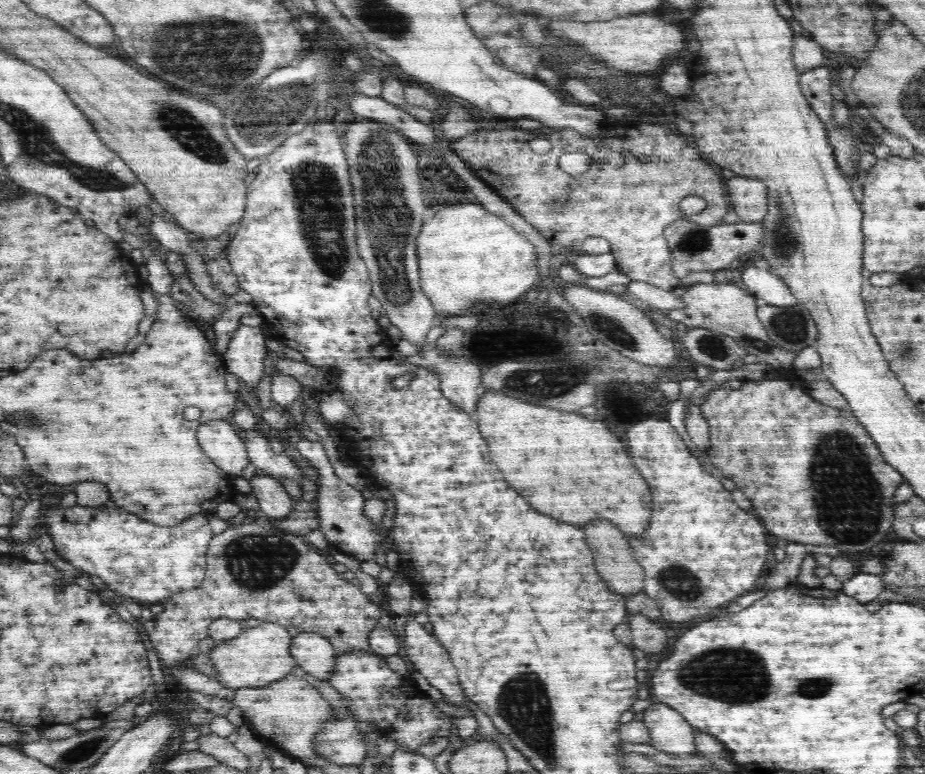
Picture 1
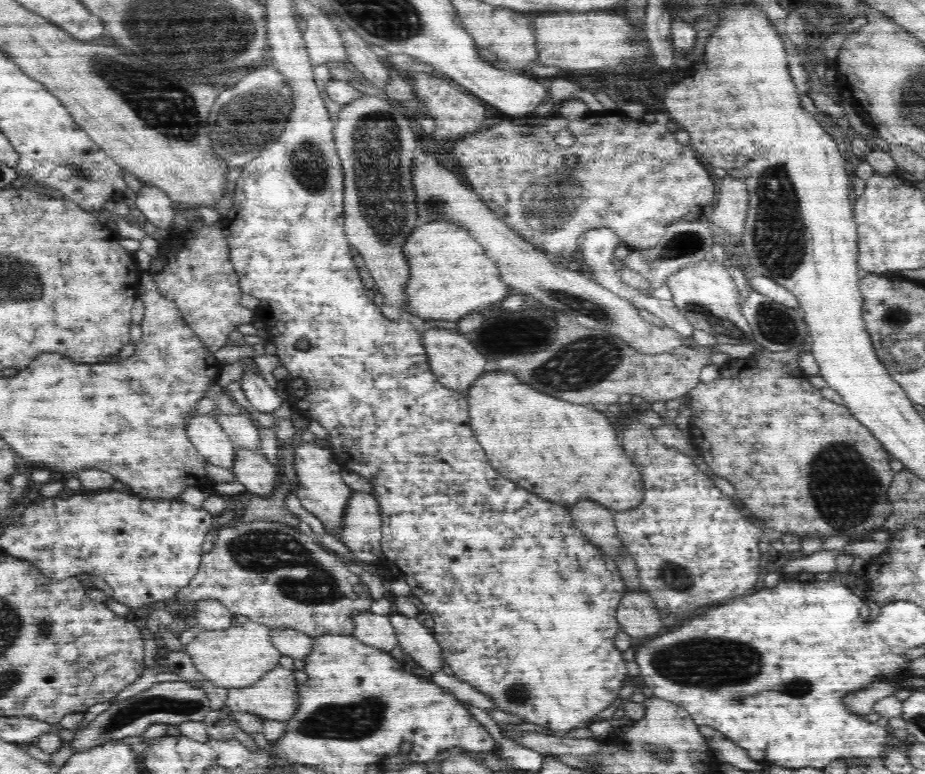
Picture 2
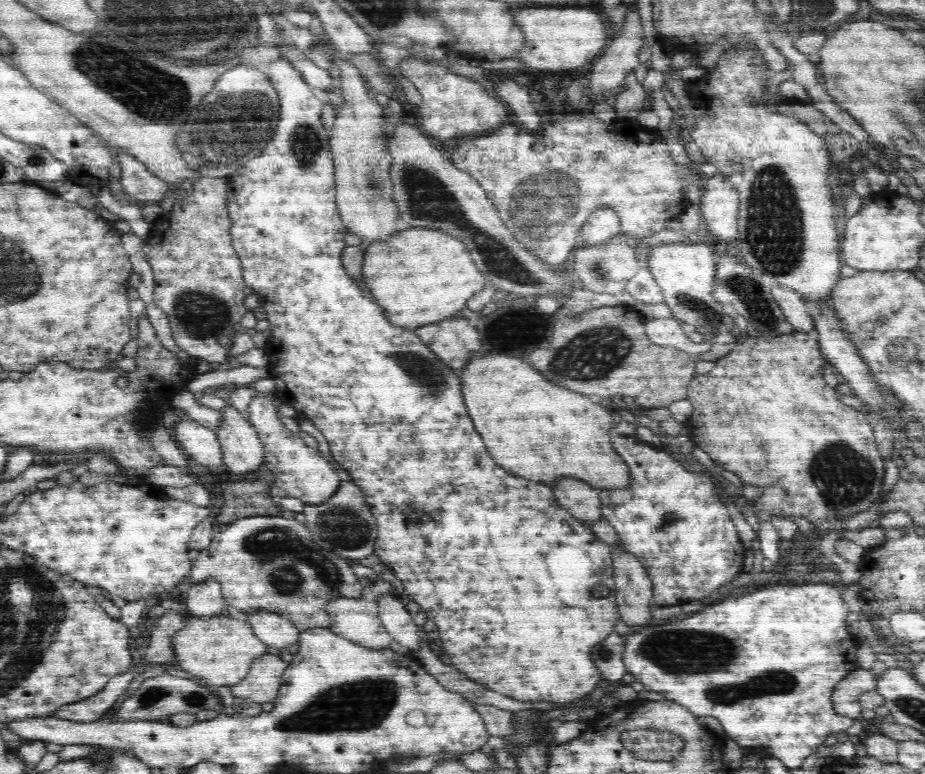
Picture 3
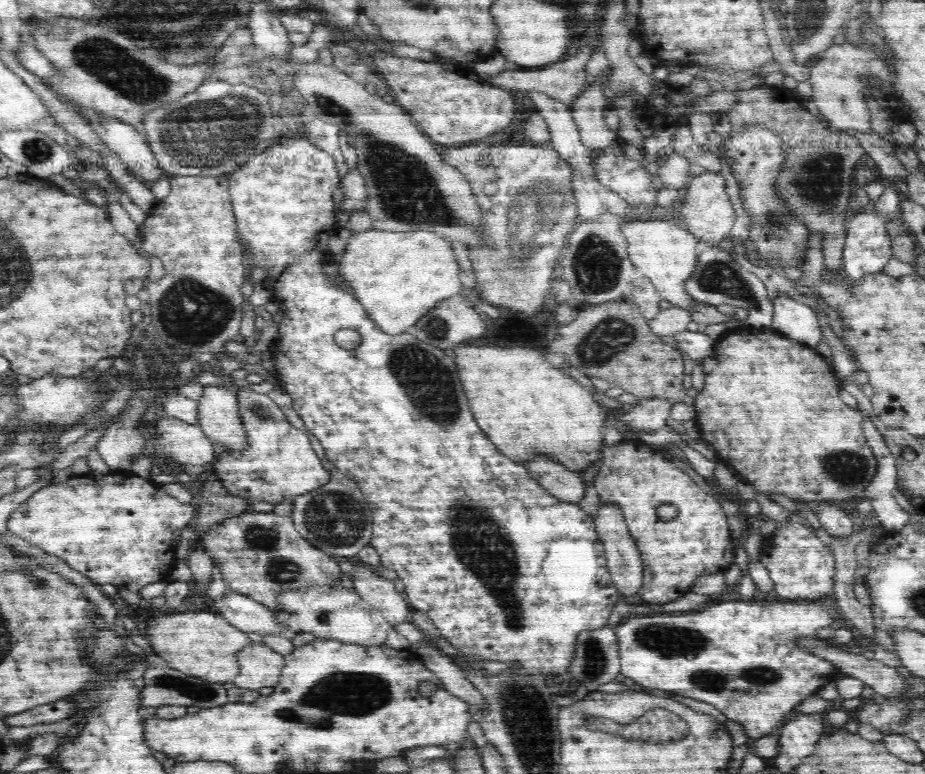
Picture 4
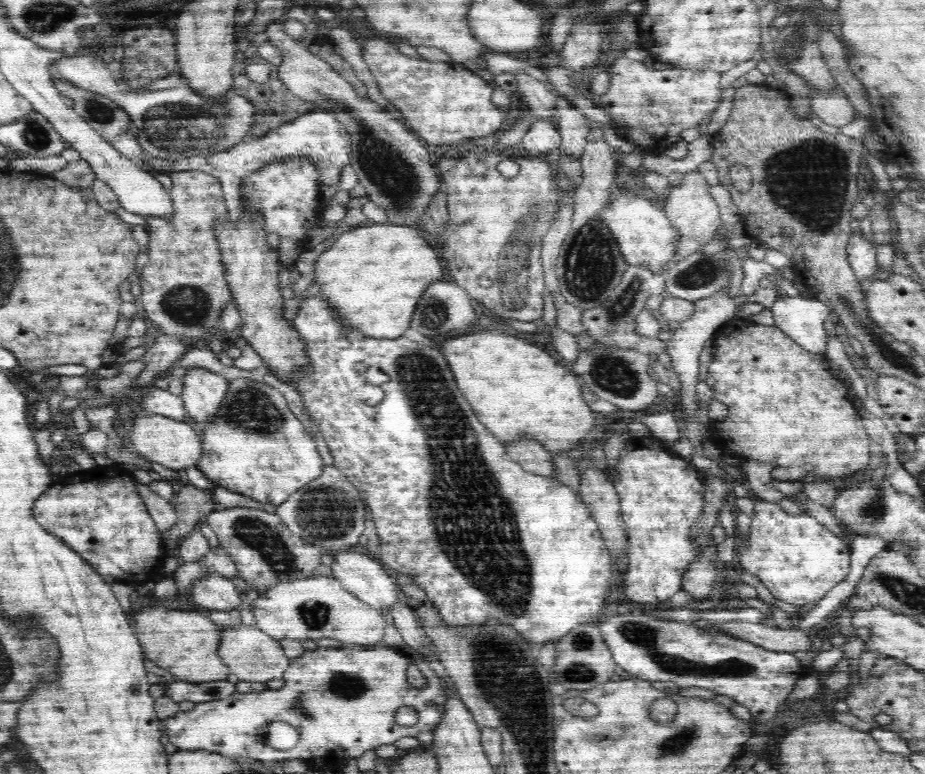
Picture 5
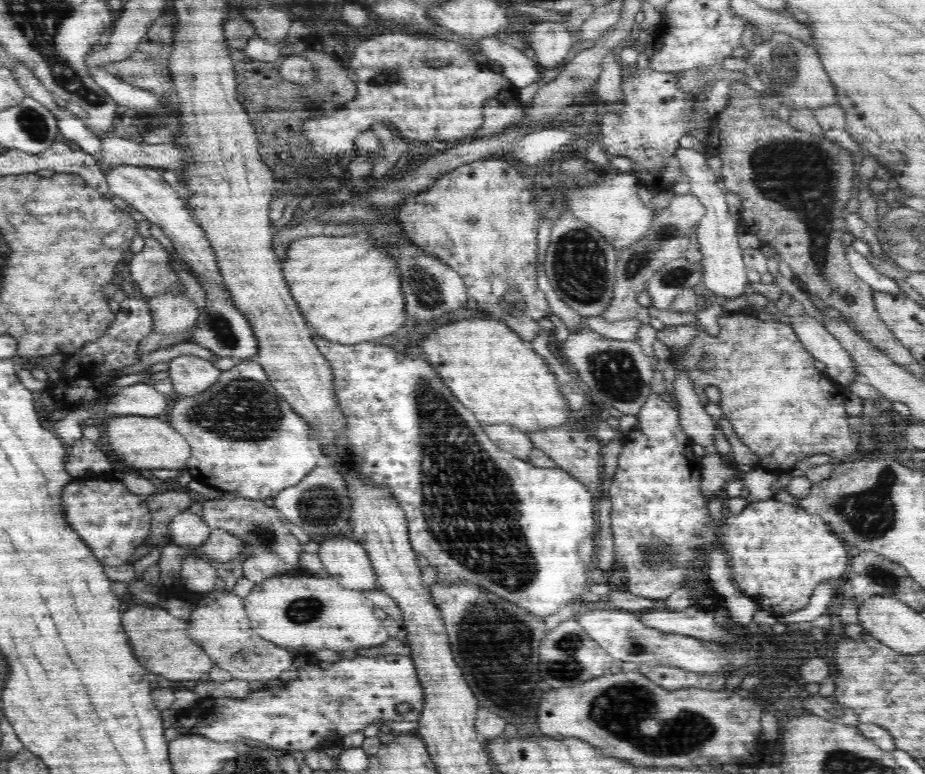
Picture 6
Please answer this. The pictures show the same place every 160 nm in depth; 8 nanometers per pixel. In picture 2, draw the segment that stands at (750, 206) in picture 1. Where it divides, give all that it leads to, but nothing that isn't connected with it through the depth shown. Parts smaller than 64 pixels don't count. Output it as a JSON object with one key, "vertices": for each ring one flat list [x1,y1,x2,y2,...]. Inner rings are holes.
{"vertices":[[726,175,719,180,711,222,731,235,740,236,746,224,746,185,733,176]]}

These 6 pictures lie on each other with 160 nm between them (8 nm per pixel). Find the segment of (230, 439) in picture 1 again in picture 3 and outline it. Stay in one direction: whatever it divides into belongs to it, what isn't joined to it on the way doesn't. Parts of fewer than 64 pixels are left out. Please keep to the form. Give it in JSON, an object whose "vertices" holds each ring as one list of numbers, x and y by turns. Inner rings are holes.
{"vertices":[[184,418,176,426,176,438,196,463,204,464,213,470,223,469,225,462,222,449,212,429]]}

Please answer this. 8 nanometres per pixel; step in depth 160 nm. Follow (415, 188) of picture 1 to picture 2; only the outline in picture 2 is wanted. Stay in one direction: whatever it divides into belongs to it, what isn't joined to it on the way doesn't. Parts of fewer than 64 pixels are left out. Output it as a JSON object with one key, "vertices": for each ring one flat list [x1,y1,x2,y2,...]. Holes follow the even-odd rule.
{"vertices":[[363,93,359,97,352,99,351,102,346,103,341,108,338,112,337,121,333,122,333,133,334,144,336,145,340,161,342,161,342,168,344,168,343,210,344,214,346,214,346,218,344,218,344,228,346,228,348,240,350,240,350,244,352,244,352,246,354,246,354,248,360,253,360,256,362,256,362,260,364,260,368,272,370,272,374,279,375,290,379,291,379,293,384,296,386,305,392,306,395,314,399,313,399,315,401,315,402,311,397,312,397,309,400,306,398,292,402,292,402,280,408,280,408,278,406,278,406,276,408,276,408,268,406,268,406,262,404,262,404,257,402,256,402,242,406,242,406,234,410,234,410,230,414,230,414,228,418,227,418,224,420,224,418,222,418,213,415,212,414,190,410,190,410,158,413,160,414,150,417,149,419,137,416,135,415,130,412,130,410,117,403,115,400,111,394,109,392,105,386,103,386,101]]}

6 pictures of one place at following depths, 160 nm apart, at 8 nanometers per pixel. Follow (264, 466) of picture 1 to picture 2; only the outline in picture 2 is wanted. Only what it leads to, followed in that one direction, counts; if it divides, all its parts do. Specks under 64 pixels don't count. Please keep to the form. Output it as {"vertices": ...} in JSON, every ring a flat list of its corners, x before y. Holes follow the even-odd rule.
{"vertices":[[214,413,216,421,224,429,224,433,237,447,261,450,260,433,249,414,224,415]]}

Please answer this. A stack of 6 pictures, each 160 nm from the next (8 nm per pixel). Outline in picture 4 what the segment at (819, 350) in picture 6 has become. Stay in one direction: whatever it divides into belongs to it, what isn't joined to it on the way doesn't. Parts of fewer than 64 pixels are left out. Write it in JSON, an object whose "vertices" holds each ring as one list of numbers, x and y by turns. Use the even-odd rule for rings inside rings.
{"vertices":[[779,294,773,298,774,317,771,330,782,333,793,341,815,348,823,340,822,326,818,321,816,312,792,299,788,295]]}

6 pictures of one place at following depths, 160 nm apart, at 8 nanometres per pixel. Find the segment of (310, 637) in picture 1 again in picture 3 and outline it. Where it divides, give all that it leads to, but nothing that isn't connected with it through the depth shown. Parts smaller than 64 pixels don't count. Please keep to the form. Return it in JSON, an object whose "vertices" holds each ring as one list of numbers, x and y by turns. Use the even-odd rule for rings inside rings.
{"vertices":[[252,610,247,613,247,624,250,625,254,636,258,637,264,645,274,646,287,650,292,644,299,642,301,631,287,618,273,611]]}

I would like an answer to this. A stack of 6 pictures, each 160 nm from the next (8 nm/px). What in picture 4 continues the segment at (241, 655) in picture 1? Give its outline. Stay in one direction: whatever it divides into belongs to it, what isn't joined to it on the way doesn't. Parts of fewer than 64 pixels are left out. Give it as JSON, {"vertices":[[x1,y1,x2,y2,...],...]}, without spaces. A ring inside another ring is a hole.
{"vertices":[[189,608,156,618,149,626,148,636,157,656,164,658,180,673,205,678,210,682,231,682,238,676,239,666,235,652,251,642,245,632,228,623,218,612]]}

